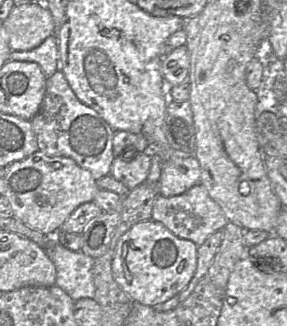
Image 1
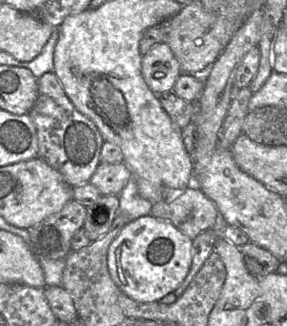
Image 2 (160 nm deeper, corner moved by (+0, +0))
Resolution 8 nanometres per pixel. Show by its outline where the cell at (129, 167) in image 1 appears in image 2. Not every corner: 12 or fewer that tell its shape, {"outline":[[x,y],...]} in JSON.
{"outline":[[100,163],[89,183],[119,195],[132,174],[124,163]]}

